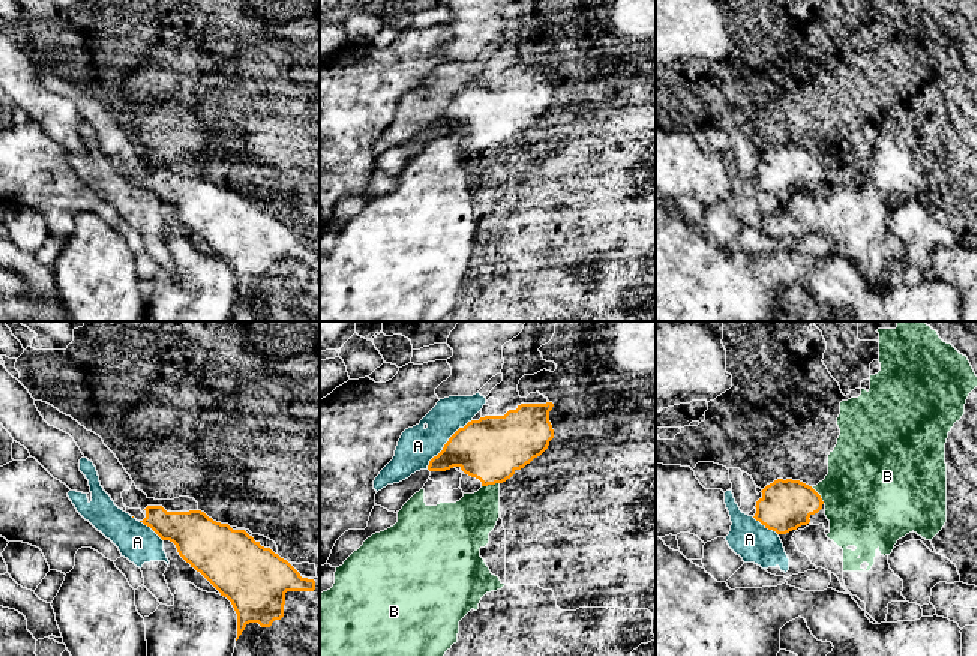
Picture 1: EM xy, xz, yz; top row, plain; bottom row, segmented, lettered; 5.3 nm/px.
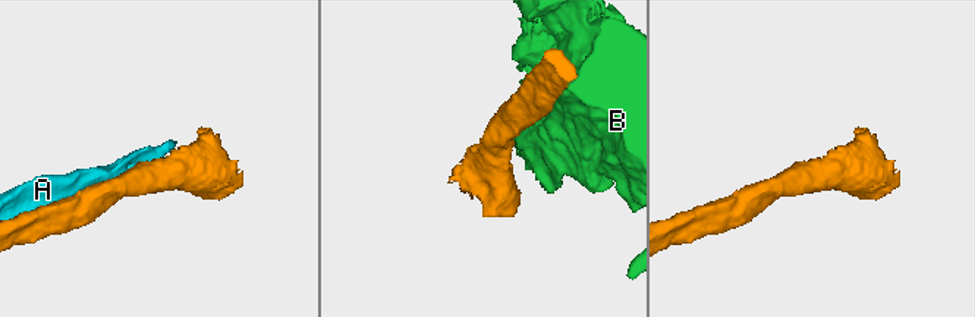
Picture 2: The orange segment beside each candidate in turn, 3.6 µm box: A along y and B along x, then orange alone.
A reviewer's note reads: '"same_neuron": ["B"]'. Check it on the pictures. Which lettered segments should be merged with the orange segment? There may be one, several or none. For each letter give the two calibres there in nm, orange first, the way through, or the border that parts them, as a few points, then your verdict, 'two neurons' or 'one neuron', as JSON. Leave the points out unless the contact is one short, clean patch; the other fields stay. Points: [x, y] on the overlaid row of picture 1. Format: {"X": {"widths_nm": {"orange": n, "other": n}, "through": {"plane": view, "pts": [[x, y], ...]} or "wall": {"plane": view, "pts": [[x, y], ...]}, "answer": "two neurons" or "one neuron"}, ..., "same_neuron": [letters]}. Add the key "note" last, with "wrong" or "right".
{"A": {"widths_nm": {"orange": 340, "other": 200}, "answer": "two neurons"}, "B": {"widths_nm": {"orange": 340, "other": 260}, "answer": "two neurons"}, "same_neuron": [], "note": "wrong"}

